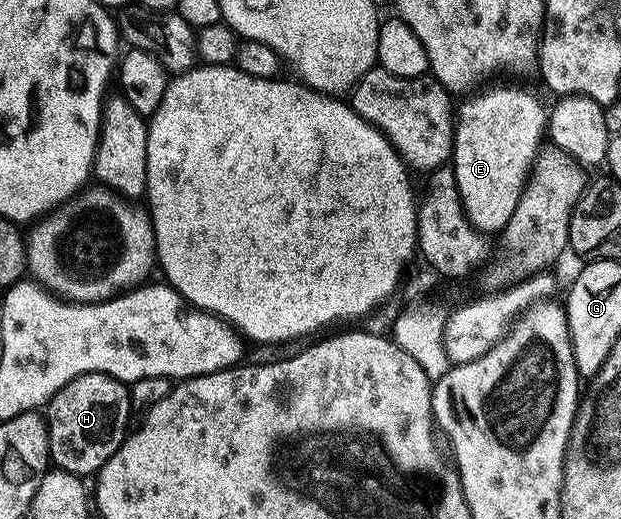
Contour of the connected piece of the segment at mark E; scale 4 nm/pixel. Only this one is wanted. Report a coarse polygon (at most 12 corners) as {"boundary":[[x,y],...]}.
{"boundary":[[523,87],[458,104],[450,166],[468,221],[507,226],[545,143]]}

